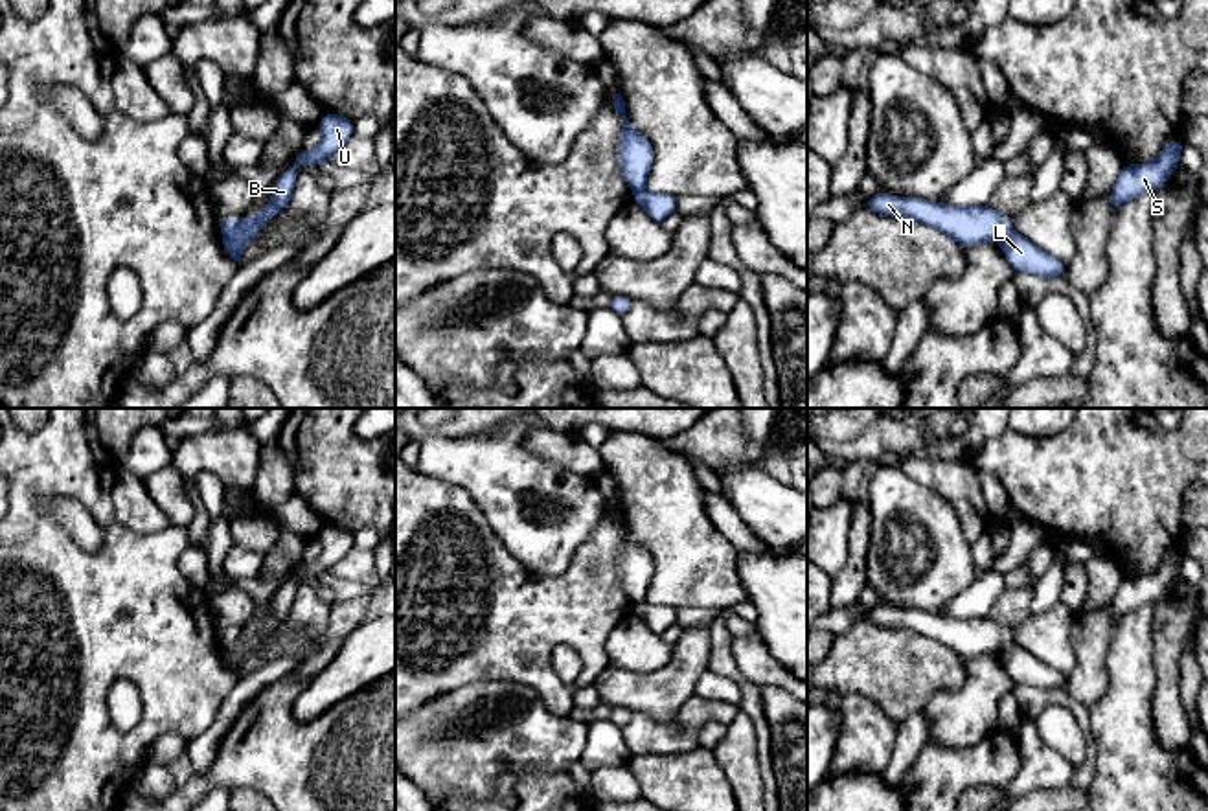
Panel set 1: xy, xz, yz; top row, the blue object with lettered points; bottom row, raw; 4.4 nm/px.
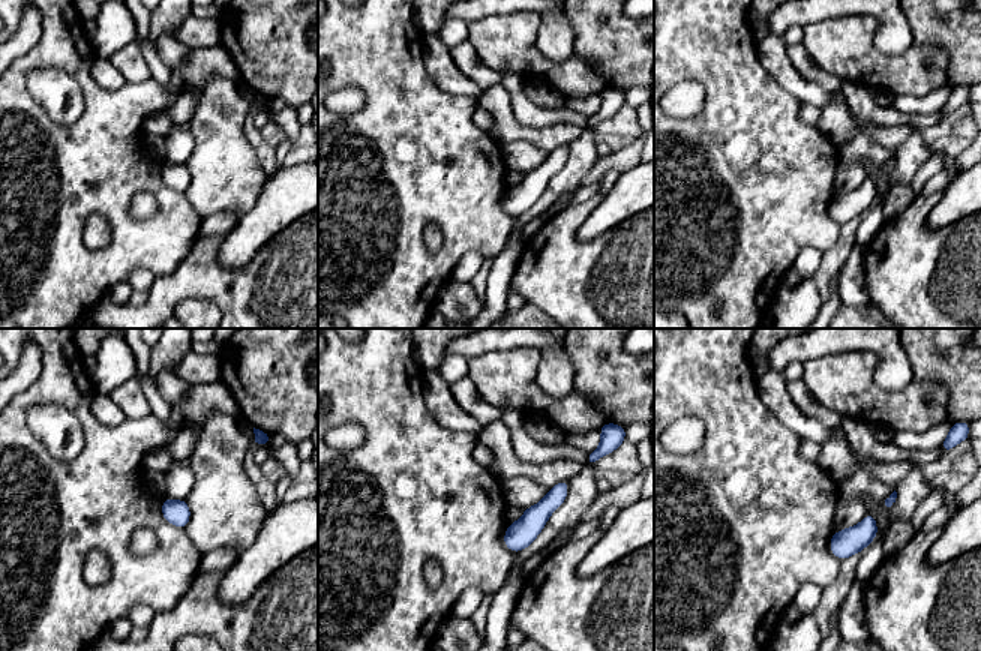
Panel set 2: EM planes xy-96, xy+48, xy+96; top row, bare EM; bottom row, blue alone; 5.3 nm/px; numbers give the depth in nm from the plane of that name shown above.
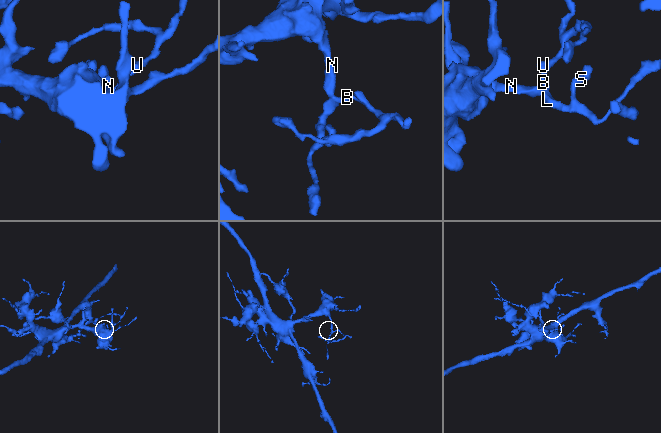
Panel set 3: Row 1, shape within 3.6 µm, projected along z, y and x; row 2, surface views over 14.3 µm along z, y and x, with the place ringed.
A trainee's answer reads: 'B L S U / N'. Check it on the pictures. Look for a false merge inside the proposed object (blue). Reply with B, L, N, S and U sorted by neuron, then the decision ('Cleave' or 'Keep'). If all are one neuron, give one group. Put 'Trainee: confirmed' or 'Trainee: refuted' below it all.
Groups: B L S U / N. Cleave
Trainee: confirmed

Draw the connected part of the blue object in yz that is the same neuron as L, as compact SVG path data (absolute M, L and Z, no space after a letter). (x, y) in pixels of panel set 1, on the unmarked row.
M1008 638L998 649L998 658L1002 660L1011 680L1017 684L1043 690L1059 690L1066 684L1065 675L1039 660L1033 653L1026 651L1011 638Z

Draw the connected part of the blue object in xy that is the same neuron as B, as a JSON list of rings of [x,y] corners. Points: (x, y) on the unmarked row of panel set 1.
[[[325,524],[316,537],[322,543],[322,554],[314,561],[300,563],[292,568],[294,576],[278,588],[272,600],[270,616],[257,627],[237,631],[232,642],[222,644],[222,658],[232,671],[241,675],[241,664],[248,653],[261,644],[268,631],[289,618],[298,588],[296,579],[302,576],[307,576],[313,581],[318,579],[320,574],[333,570],[333,566],[355,546],[353,531],[333,524]]]

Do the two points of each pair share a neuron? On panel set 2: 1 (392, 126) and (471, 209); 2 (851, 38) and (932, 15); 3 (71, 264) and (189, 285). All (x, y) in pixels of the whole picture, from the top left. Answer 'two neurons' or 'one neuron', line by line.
1: one neuron
2: two neurons
3: two neurons

